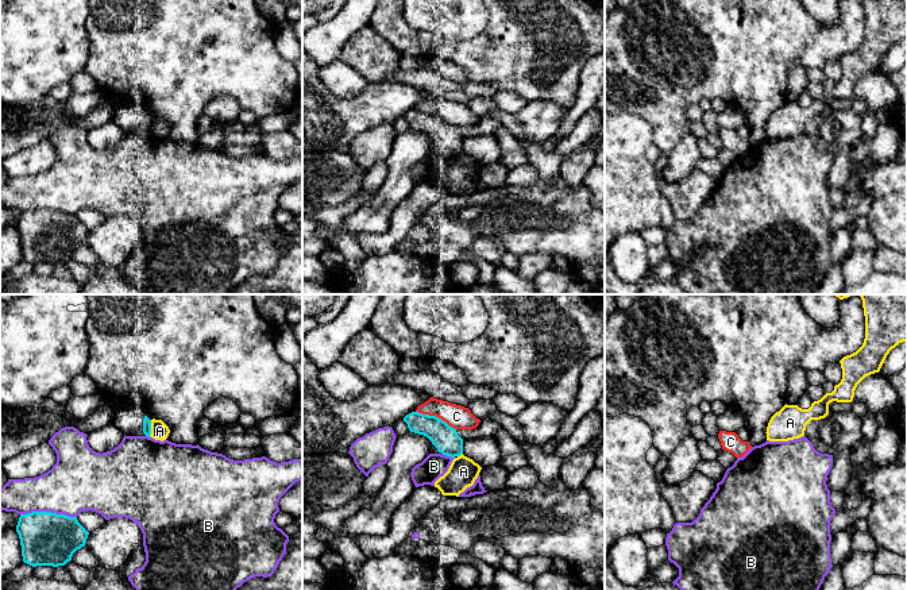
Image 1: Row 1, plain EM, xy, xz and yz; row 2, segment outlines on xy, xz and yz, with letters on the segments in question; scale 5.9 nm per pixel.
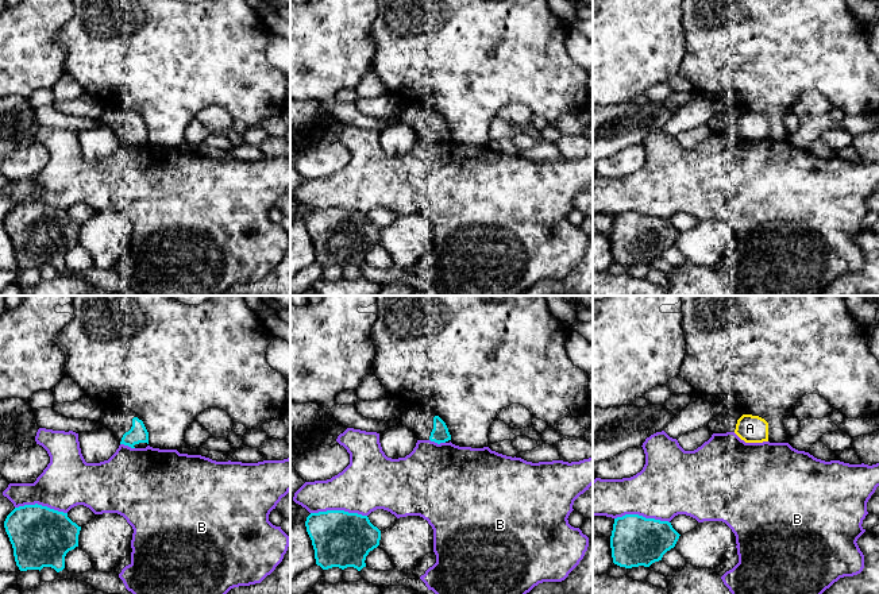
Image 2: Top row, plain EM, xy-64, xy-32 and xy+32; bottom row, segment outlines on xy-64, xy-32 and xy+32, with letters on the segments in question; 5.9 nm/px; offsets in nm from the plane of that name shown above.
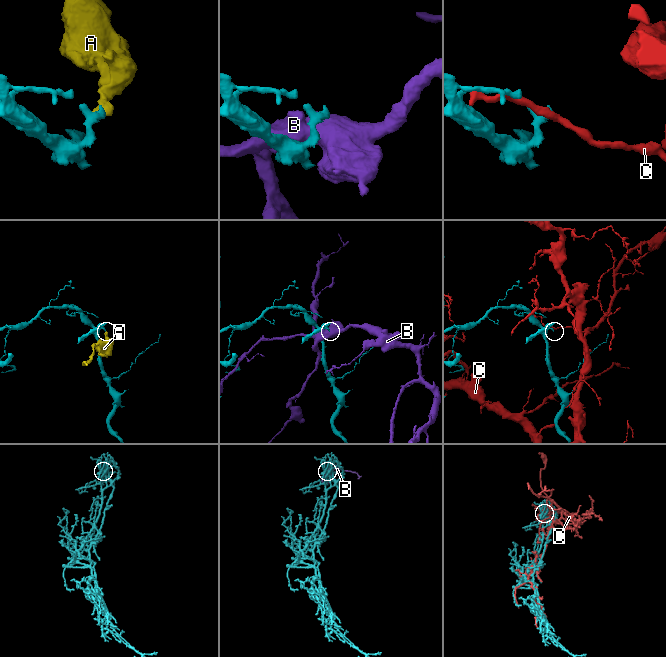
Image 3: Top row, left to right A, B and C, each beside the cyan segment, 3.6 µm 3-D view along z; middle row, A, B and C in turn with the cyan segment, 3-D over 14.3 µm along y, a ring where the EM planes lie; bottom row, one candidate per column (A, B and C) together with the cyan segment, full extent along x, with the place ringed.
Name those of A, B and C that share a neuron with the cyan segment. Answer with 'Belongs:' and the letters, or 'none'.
Belongs: none

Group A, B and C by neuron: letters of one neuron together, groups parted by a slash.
A / B / C

